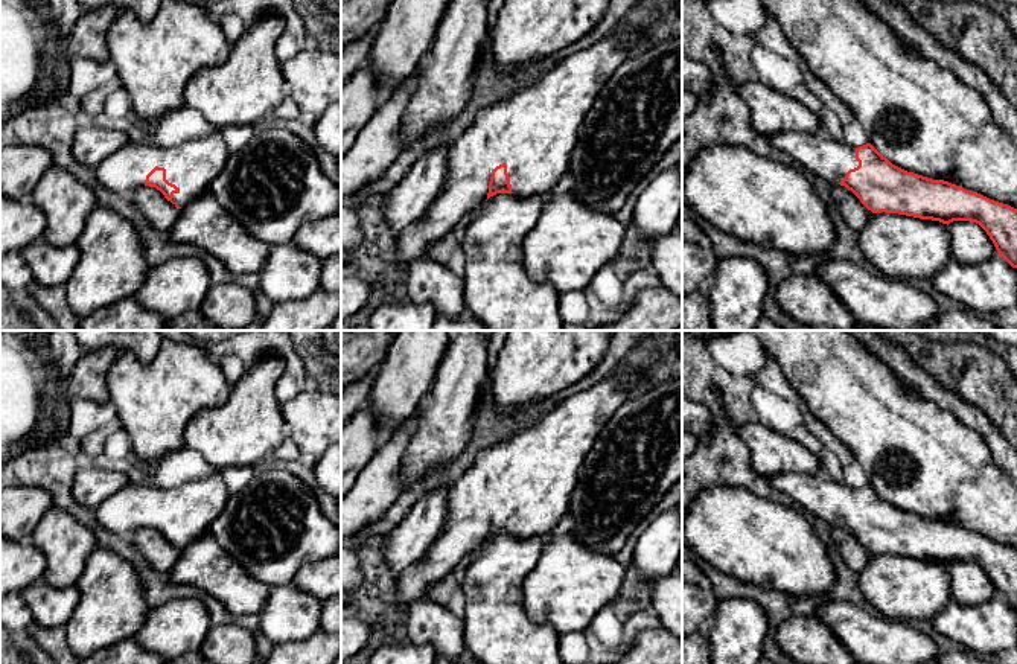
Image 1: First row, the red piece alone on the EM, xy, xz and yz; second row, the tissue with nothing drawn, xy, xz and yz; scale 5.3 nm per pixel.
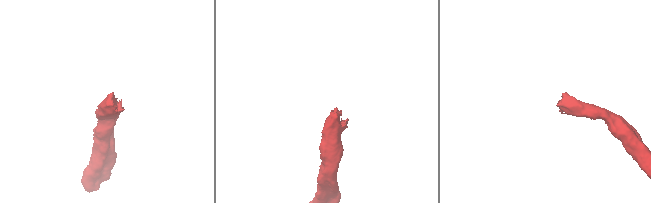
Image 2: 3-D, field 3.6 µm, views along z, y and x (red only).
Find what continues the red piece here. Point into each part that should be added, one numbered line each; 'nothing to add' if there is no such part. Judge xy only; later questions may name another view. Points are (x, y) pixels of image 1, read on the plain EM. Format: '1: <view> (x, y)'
1: xy (194, 506)

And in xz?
1: xz (533, 472)

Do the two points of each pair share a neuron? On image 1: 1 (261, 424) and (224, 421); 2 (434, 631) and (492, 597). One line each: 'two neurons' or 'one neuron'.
1: one neuron
2: two neurons

